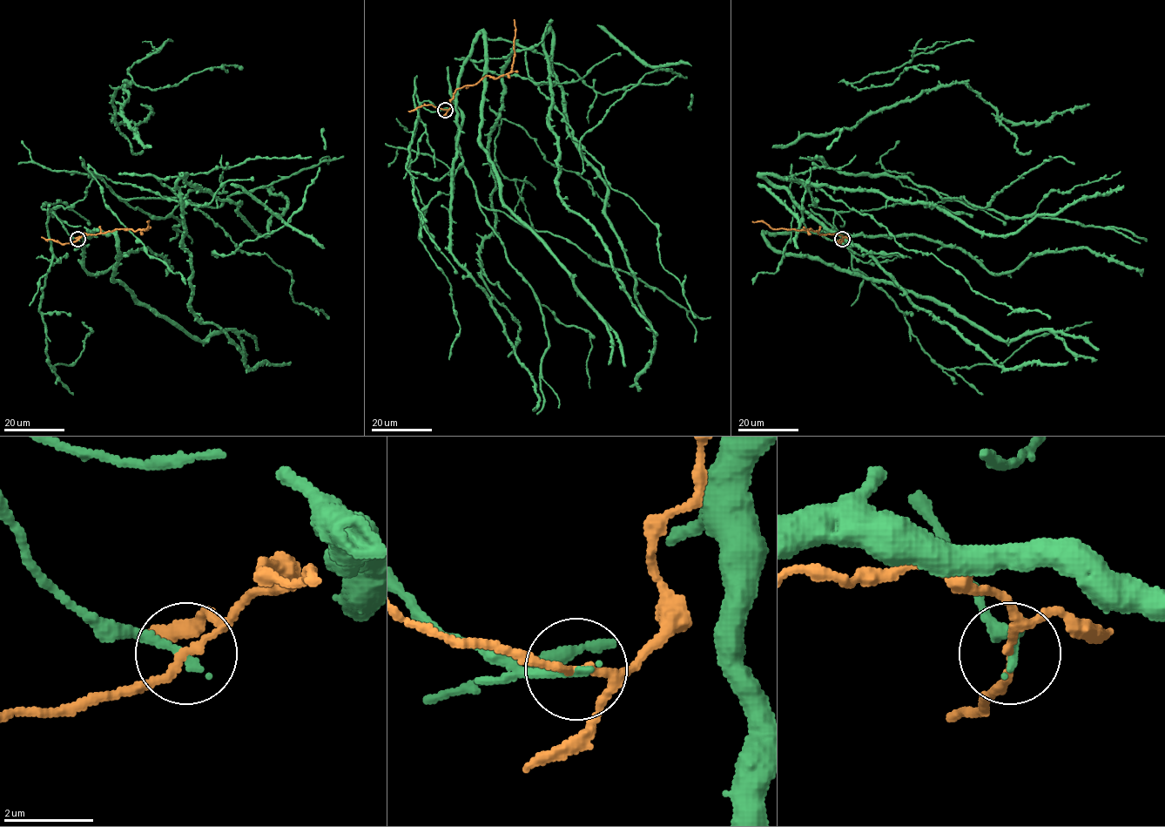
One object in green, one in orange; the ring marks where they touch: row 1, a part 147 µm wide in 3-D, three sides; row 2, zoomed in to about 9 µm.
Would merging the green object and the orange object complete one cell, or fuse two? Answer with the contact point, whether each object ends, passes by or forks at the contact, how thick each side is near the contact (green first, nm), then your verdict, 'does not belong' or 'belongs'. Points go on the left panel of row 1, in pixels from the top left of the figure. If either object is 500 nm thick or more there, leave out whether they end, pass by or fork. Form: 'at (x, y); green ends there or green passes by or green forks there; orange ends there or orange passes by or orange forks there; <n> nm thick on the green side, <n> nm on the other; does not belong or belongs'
at (77, 239); green ends there; orange passes by; 200 nm thick on the green side, 150 nm on the other; does not belong

